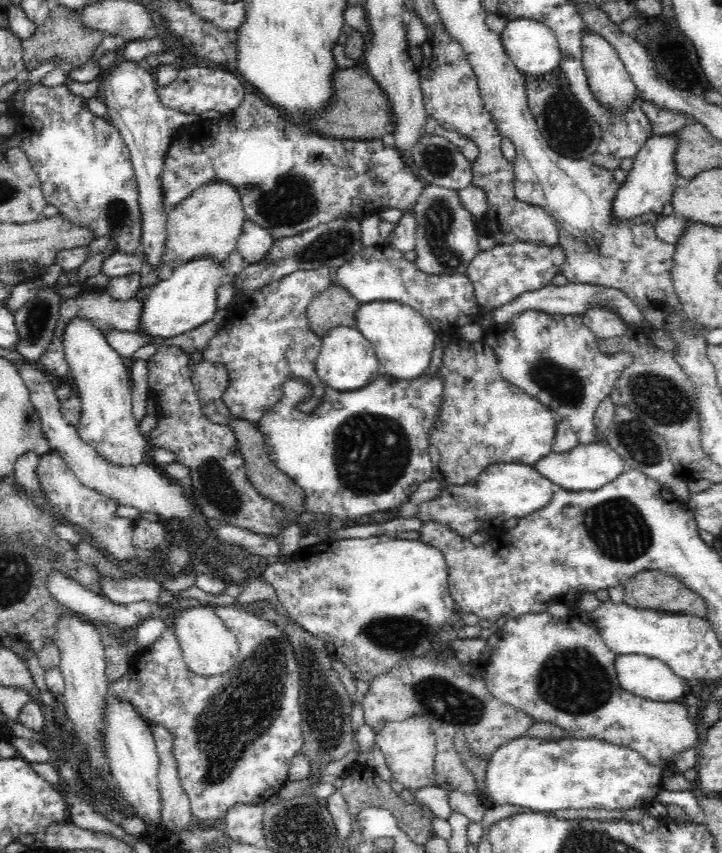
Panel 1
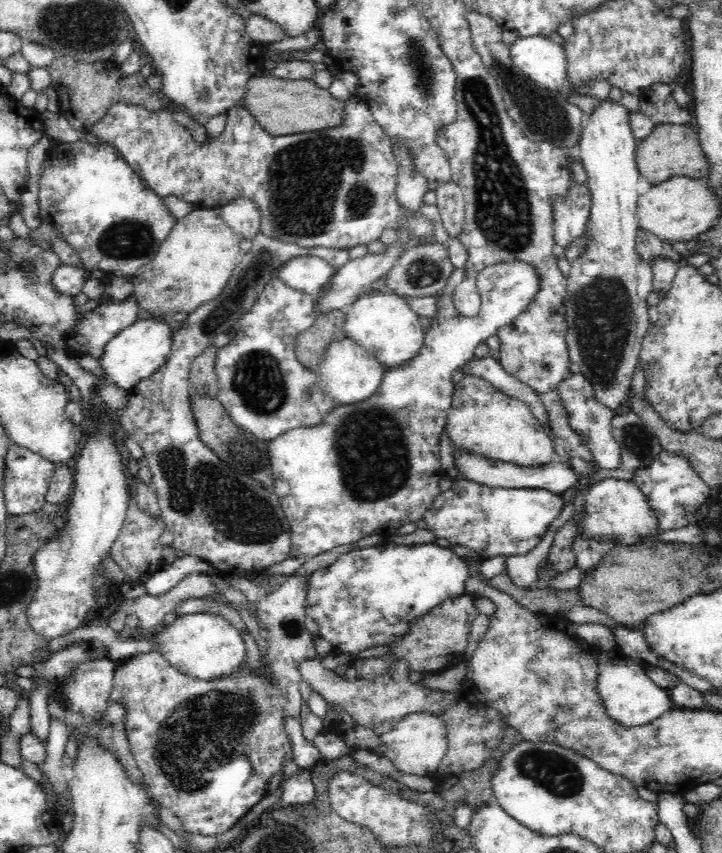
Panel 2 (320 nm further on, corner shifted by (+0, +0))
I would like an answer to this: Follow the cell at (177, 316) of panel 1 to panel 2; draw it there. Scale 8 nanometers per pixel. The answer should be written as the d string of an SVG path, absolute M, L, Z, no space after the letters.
M151 313L154 319L137 318L131 326L115 335L104 347L100 358L100 368L103 374L107 374L109 382L122 390L134 388L135 383L140 379L154 374L158 367L166 362L175 330L172 330L168 323L160 320L160 313Z

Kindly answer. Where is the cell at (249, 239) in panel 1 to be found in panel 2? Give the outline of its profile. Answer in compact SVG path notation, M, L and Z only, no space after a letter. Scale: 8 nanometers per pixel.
M238 198L220 207L220 211L222 219L240 239L253 241L262 232L261 213L255 203L248 198Z

